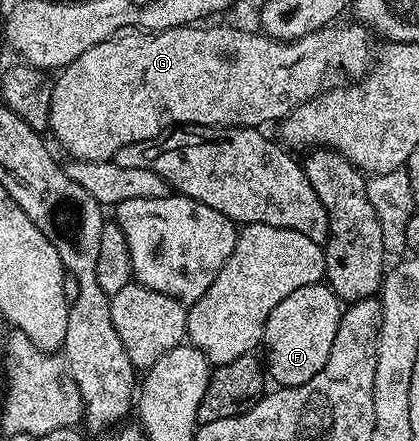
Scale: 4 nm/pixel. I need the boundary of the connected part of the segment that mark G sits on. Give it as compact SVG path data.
M346 21L289 41L269 39L257 30L206 27L210 25L187 25L156 32L118 31L108 37L108 41L92 45L88 53L80 53L76 61L57 72L58 79L56 75L53 80L49 134L54 134L55 141L70 154L71 160L104 161L113 160L124 145L154 139L163 129L175 125L262 129L265 123L277 124L302 103L322 94L327 84L341 84L342 75L347 75L347 80L357 81L371 70L370 28L357 21L342 22Z

